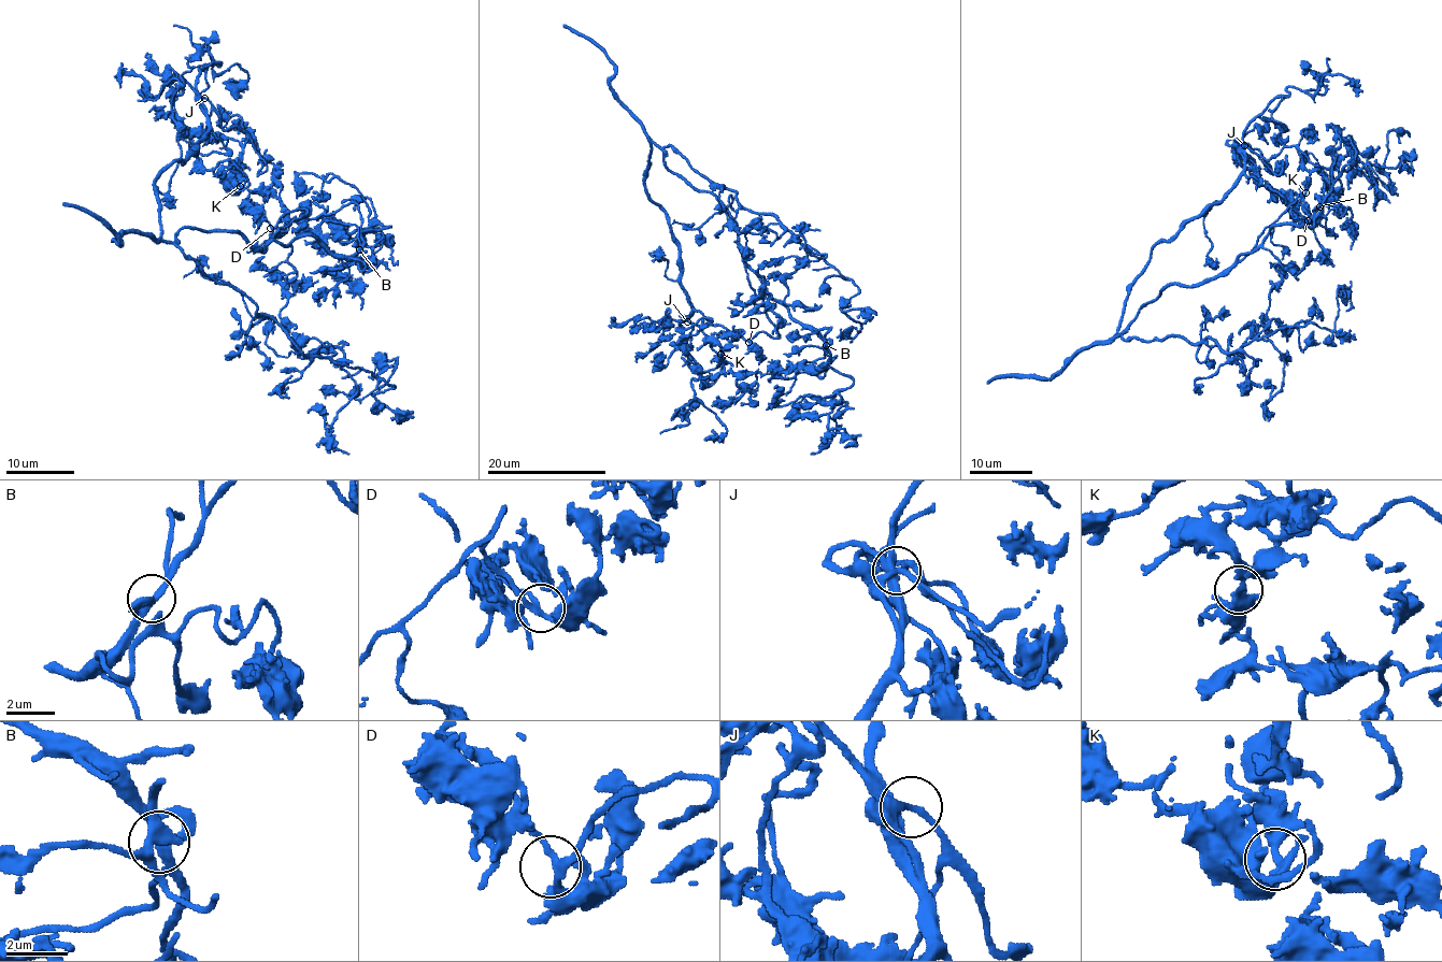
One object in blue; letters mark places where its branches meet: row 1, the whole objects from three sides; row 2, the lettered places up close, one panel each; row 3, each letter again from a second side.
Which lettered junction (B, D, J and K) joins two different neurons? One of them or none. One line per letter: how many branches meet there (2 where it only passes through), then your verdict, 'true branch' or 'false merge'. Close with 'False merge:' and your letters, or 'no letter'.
B: 3 branches meet; true branch
D: 3 branches meet; true branch
J: 3 branches meet; true branch
K: 3 branches meet; true branch
False merge: no letter

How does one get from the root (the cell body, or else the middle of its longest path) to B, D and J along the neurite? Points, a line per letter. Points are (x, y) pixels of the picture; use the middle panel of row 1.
B: (665, 159), (669, 170), (719, 202), (753, 273), (826, 345)
D: (665, 159), (669, 170), (713, 196), (736, 226), (748, 283), (779, 333), (770, 338), (761, 331), (748, 342)
J: (665, 159), (653, 143), (644, 188), (666, 215), (679, 246), (680, 285), (691, 307), (688, 321)

